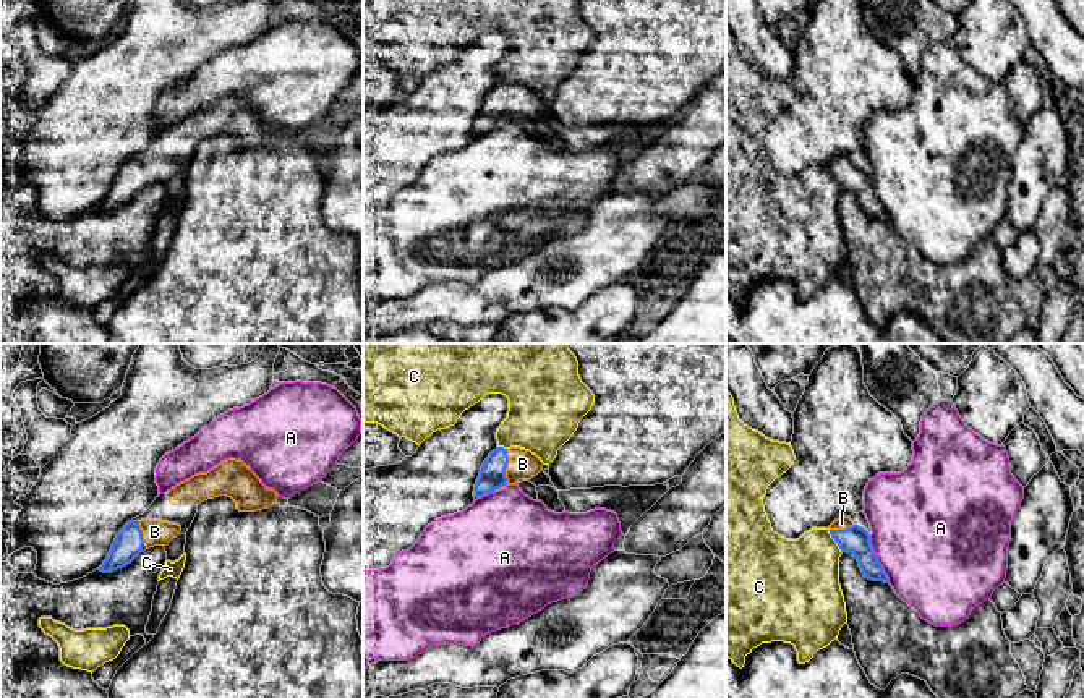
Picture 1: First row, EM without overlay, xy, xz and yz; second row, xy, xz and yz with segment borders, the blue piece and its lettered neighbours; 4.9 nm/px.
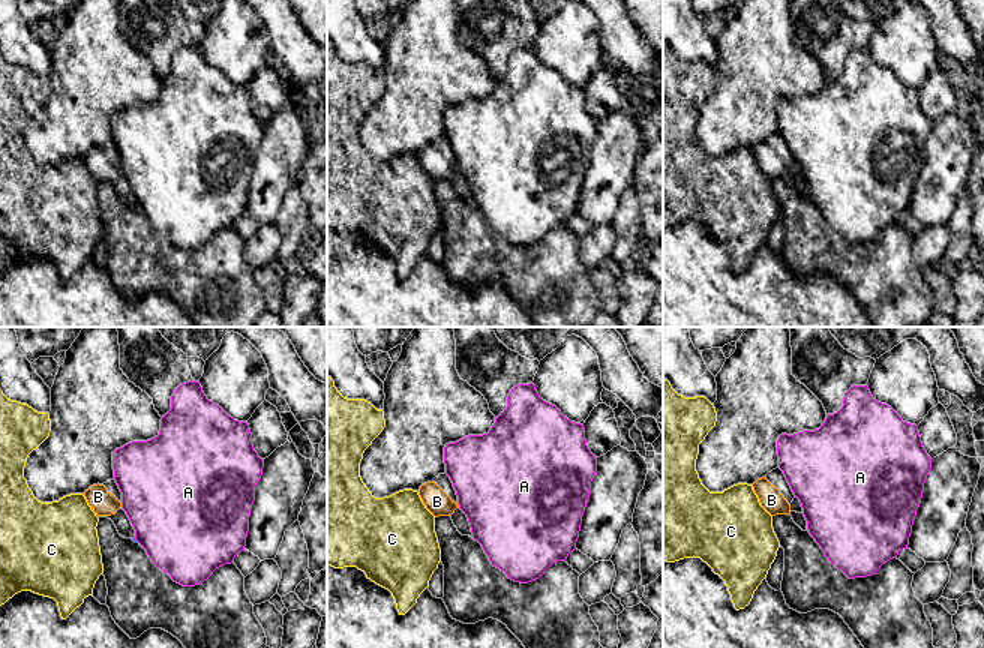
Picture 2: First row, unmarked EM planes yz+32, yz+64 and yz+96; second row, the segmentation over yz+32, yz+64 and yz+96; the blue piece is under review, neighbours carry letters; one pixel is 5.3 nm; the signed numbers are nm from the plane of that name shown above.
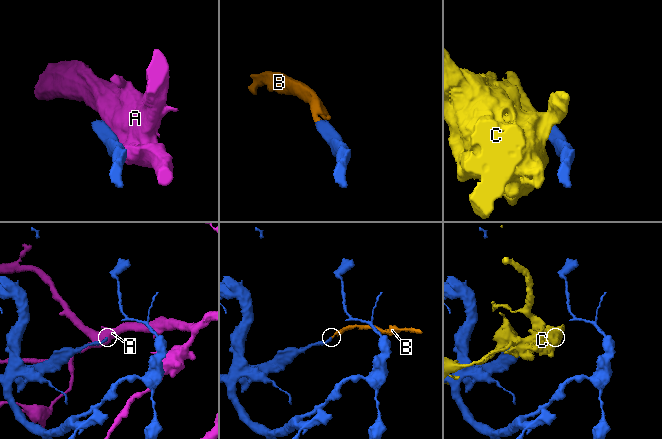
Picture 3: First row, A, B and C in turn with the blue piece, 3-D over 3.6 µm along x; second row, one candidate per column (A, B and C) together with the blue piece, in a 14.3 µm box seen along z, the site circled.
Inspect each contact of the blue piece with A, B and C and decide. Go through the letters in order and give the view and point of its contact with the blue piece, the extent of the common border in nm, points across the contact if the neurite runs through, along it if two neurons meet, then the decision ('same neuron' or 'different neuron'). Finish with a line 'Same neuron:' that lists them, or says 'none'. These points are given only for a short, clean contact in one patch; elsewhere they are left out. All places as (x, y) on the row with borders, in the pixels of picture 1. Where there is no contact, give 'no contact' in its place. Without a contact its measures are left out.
A: meets blue in yz at (877, 559); contact 260 nm long; different neuron
B: meets blue in xz at (506, 465); contact 170 nm long; runs through xz (491, 476), (506, 465), (522, 463); same neuron
C: meets blue in yz at (835, 540); contact 140 nm long; different neuron
Same neuron: B

